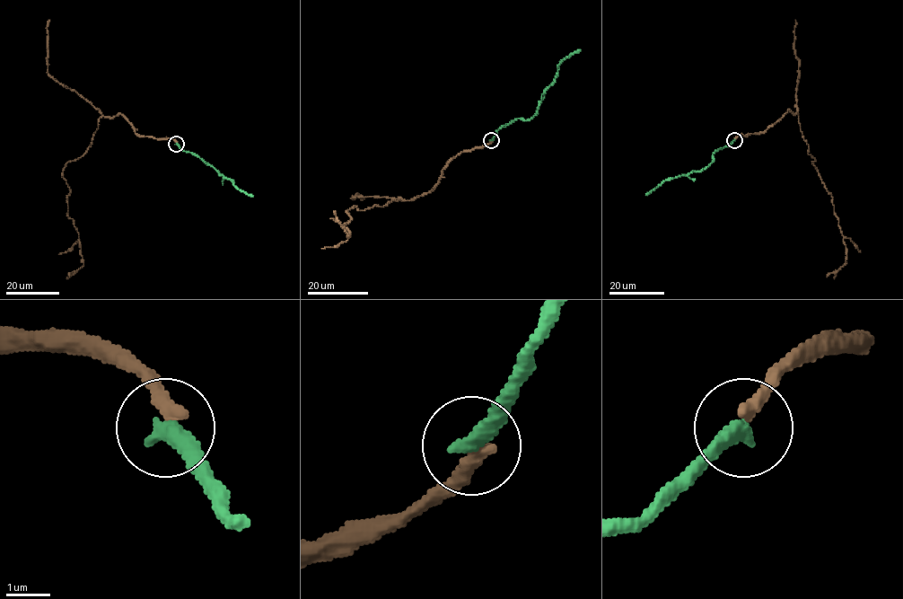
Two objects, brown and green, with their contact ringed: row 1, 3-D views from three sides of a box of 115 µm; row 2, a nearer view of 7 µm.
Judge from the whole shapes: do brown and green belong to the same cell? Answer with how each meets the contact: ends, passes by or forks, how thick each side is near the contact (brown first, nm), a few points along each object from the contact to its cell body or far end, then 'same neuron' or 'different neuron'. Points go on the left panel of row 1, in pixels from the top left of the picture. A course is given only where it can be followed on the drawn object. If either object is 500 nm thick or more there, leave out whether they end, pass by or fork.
brown ends; green ends; calibres 320 and 400 nm; course brown (176, 143), (138, 136), (121, 114), (101, 117), (88, 150), (63, 171), (83, 266), (69, 276); course green (176, 144), (232, 180), (237, 189), (253, 196); same neuron

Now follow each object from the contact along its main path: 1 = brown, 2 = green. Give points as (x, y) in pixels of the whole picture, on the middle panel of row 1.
1: (491, 140), (459, 153), (426, 193), (362, 211), (354, 206), (343, 225), (349, 236), (335, 210)
2: (491, 140), (502, 127), (516, 119), (532, 118), (545, 91), (553, 82), (556, 67), (563, 60), (581, 48)

